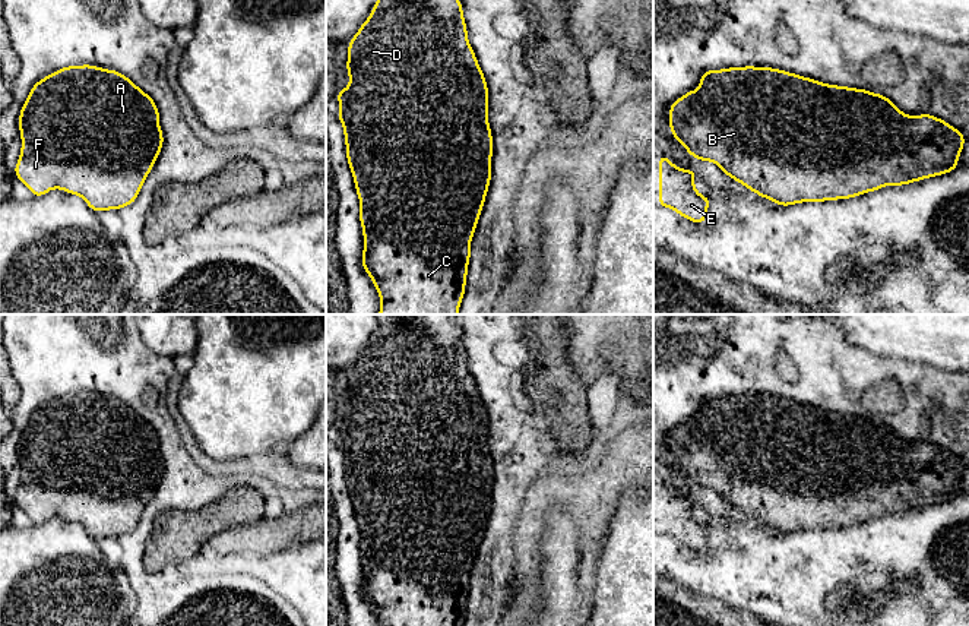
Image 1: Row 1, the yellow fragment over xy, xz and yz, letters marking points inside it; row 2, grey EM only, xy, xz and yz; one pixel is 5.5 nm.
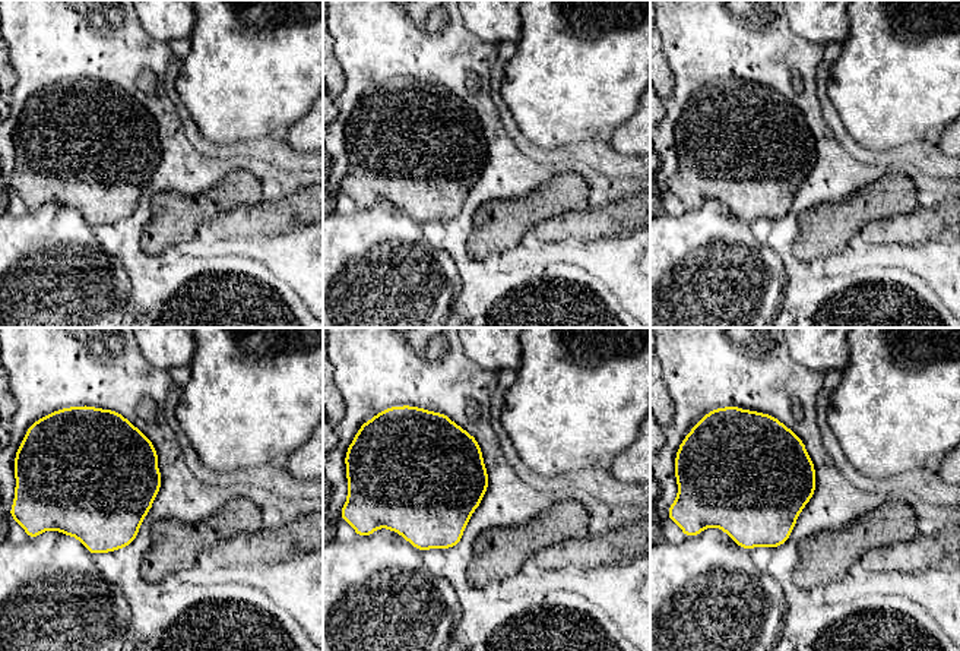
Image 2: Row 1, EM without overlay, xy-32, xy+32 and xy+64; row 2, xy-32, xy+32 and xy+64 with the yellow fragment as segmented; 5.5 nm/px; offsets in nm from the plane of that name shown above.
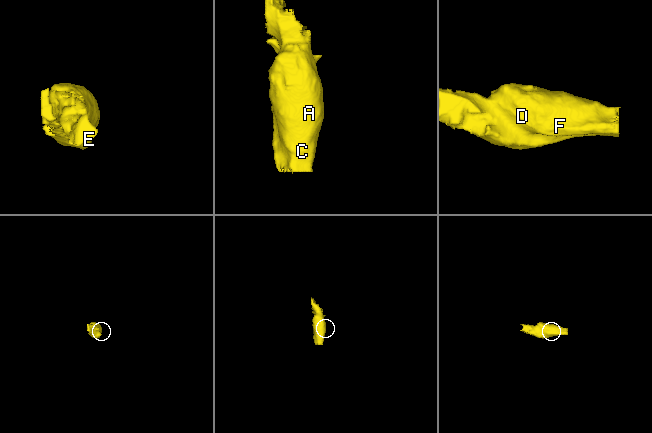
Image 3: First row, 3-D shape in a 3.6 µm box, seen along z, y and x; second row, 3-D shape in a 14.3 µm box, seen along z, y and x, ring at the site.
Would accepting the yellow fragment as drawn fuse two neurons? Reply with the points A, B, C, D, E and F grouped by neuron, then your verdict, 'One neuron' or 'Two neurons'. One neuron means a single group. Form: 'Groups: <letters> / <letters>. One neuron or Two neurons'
Groups: A B C D E F. One neuron

